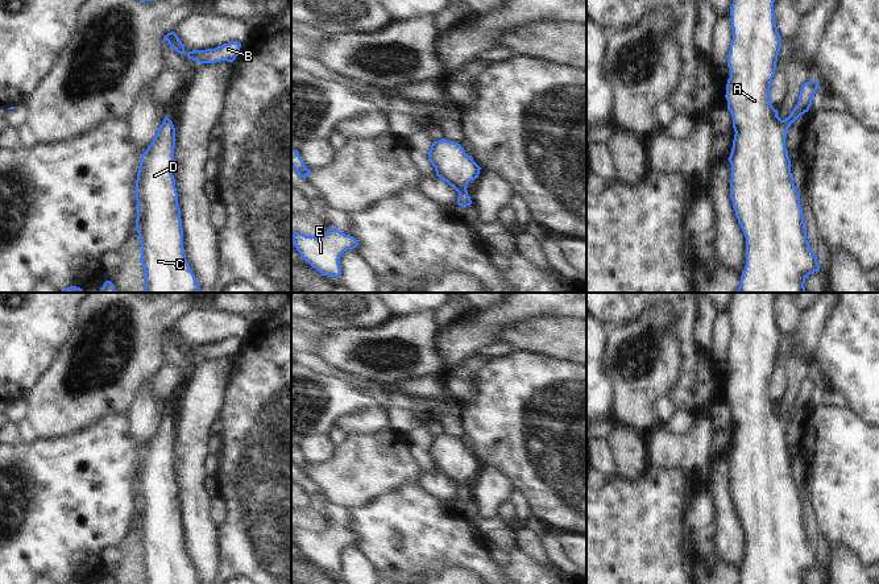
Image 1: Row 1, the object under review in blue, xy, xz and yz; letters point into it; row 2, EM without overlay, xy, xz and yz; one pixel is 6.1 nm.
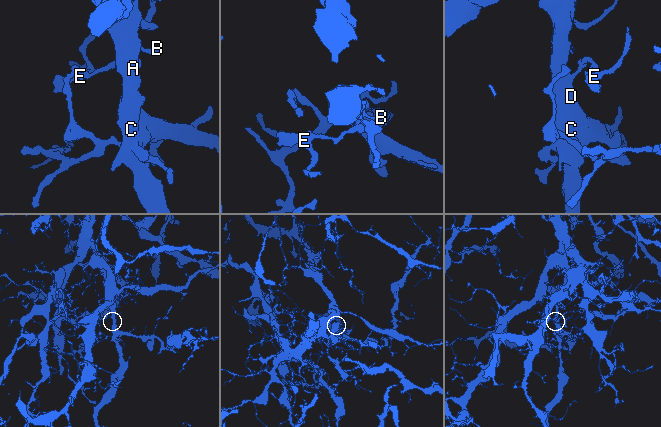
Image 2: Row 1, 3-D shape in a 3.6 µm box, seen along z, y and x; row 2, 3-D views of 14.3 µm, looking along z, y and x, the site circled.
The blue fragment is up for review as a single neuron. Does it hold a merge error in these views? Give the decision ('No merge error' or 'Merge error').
No merge error.

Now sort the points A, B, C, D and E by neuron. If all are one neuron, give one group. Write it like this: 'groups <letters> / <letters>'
groups A B C D E

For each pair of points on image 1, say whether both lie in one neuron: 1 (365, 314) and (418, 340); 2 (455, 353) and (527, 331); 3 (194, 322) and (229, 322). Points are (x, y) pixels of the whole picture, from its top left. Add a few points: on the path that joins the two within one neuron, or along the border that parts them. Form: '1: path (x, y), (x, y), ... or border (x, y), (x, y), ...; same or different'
1: border (394, 315), (372, 327), (352, 327); different
2: border (525, 319), (509, 324), (501, 332), (500, 340); different
3: path (203, 322), (220, 322); same

